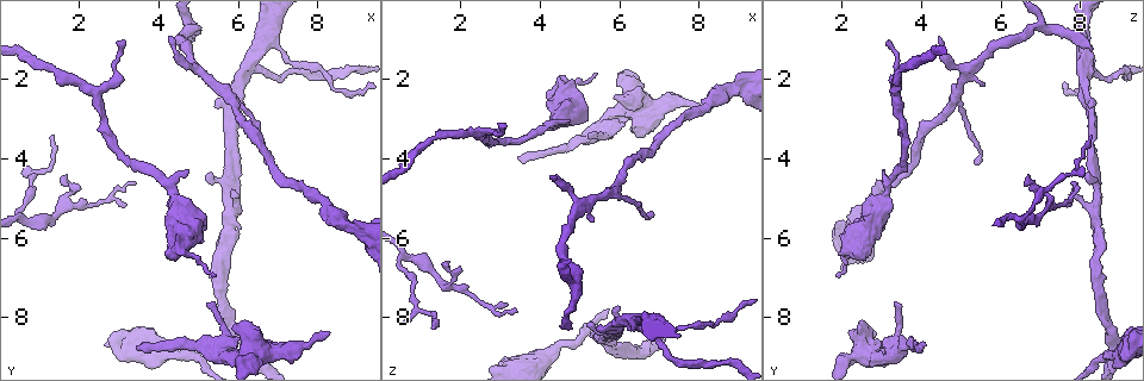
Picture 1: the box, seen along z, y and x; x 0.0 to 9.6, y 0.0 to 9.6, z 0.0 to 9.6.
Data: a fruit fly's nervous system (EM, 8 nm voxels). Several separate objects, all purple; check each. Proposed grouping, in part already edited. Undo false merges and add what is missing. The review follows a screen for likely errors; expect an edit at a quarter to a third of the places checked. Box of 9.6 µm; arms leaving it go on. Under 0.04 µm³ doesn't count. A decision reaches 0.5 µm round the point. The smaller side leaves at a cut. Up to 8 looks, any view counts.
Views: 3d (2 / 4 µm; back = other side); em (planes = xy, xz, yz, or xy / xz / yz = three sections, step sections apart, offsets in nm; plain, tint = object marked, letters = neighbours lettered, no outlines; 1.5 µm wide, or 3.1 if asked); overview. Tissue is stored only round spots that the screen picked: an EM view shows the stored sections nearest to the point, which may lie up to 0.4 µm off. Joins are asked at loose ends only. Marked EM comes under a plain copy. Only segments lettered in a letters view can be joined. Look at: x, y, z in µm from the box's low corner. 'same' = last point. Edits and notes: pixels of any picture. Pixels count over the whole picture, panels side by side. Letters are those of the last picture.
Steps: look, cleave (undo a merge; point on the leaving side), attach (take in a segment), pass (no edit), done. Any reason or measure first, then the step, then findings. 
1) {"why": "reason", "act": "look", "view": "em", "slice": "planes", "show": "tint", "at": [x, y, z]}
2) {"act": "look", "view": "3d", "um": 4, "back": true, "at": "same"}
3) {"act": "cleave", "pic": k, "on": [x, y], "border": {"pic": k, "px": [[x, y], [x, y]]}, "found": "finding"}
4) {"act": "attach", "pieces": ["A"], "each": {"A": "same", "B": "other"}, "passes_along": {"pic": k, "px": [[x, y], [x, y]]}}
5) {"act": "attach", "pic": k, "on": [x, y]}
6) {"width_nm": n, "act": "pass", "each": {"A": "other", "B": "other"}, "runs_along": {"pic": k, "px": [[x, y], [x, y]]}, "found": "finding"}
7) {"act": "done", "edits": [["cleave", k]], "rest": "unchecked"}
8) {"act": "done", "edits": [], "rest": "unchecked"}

{"why": "free end", "act": "look", "view": "em", "slice": "yz", "step": 4, "show": "tint", "at": [3.40, 8.75, 3.95]}

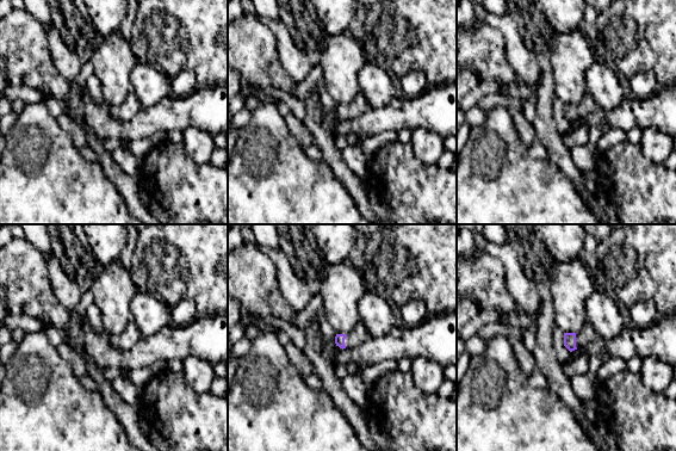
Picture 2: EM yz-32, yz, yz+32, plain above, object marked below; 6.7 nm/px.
{"why": "cut it another way", "act": "look", "view": "em", "slice": "xy", "step": 4, "show": "letters", "at": "same"}

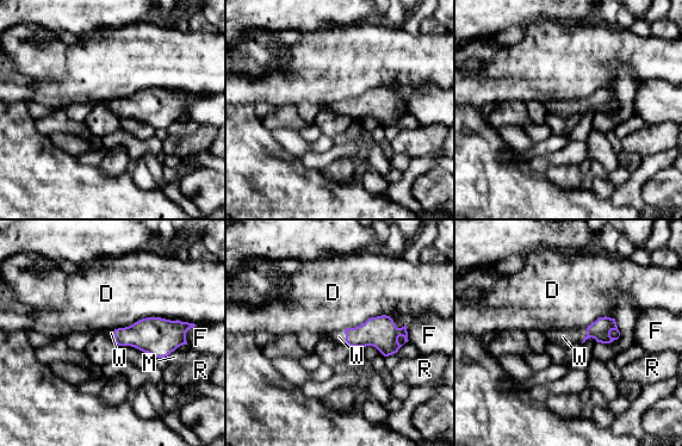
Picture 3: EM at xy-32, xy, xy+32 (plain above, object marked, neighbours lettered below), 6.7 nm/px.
{"act": "attach", "pieces": ["W"], "each": {"D": "other", "F": "other", "M": "other", "R": "other", "W": "same"}, "passes_along": {"pic": 3, "px": [[600, 329], [587, 335], [563, 336]]}, "found": "the neuron continues"}

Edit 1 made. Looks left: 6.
{"why": "an open end", "act": "look", "view": "3d", "um": 2, "at": [8.25, 8.40, 2.80]}

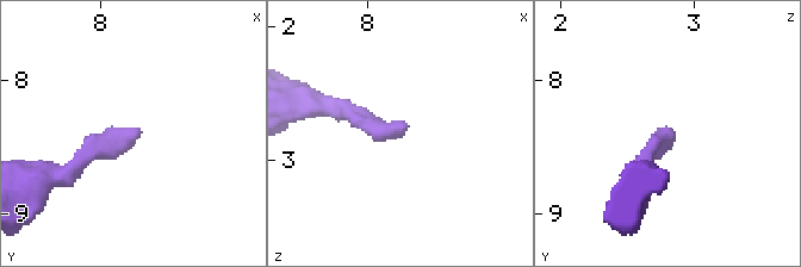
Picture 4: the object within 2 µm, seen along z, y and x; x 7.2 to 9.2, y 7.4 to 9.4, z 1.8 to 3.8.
{"why": "shape alone is not enough", "act": "look", "view": "em", "slice": "planes", "show": "letters", "at": [8.30, 8.36, 2.80]}

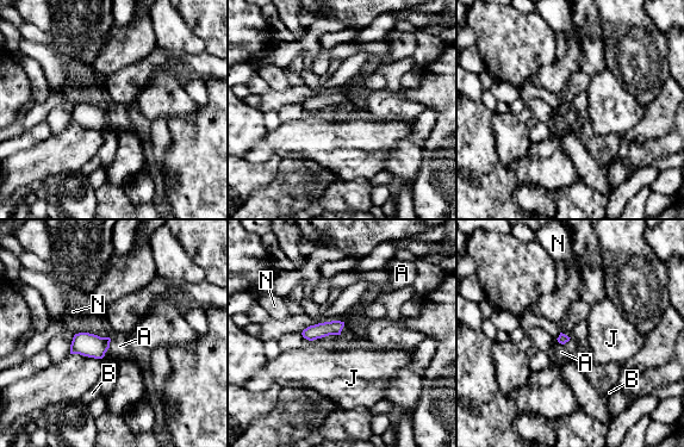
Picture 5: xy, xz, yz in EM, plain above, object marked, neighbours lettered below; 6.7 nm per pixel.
{"act": "pass", "each": {"A": "other", "B": "other", "J": "other", "N": "other"}, "border": {"pic": 5, "px": [[571, 337], [564, 343], [557, 341]]}, "found": "none of them fits"}

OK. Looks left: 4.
{"why": "branch stops here", "act": "look", "view": "3d", "um": 2, "at": [4.70, 1.20, 8.25]}

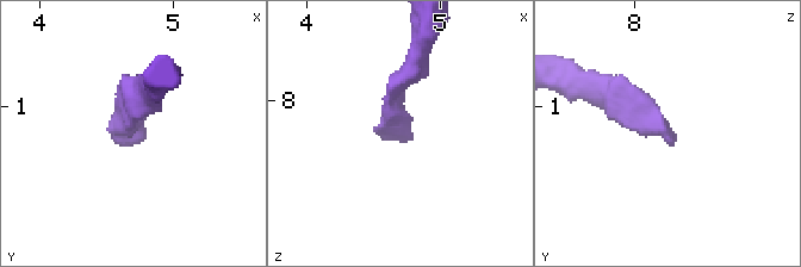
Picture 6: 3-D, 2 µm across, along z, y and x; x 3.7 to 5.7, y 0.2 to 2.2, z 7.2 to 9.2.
{"act": "look", "view": "em", "slice": "yz", "step": 4, "show": "tint", "at": [4.70, 1.28, 8.28]}

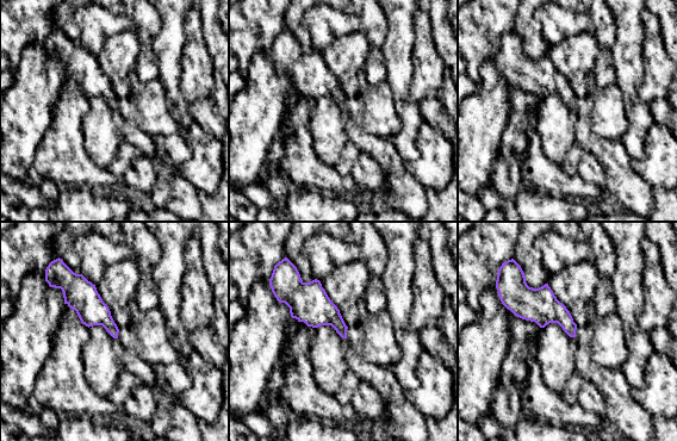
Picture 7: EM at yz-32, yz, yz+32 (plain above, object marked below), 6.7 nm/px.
{"act": "look", "view": "em", "slice": "planes", "show": "letters", "at": "same"}

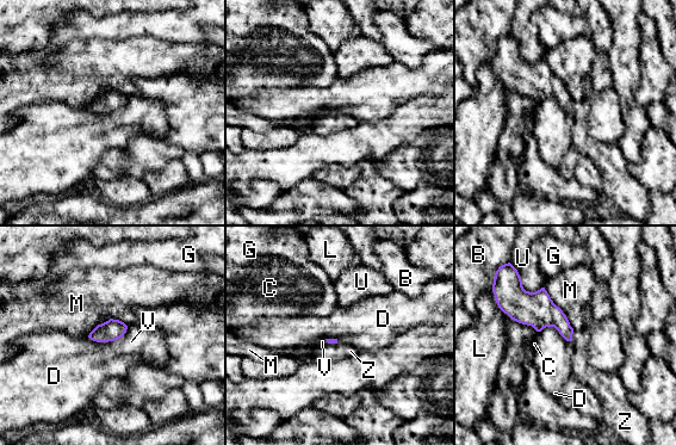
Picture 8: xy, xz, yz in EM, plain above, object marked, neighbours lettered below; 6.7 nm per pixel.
{"longest_contact_nm": ["M", 360], "act": "attach", "pieces": ["Z"], "each": {"B": "other", "C": "other", "D": "other", "G": "other", "L": "other", "M": "other", "U": "other", "V": "other", "Z": "same"}, "passes_along": {"pic": 8, "px": [[543, 313], [571, 337], [582, 370]]}, "found": "it goes on there"}

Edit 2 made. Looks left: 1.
{"act": "done", "edits": [["attach", 3], ["attach", 8]], "rest": "unchecked"}

